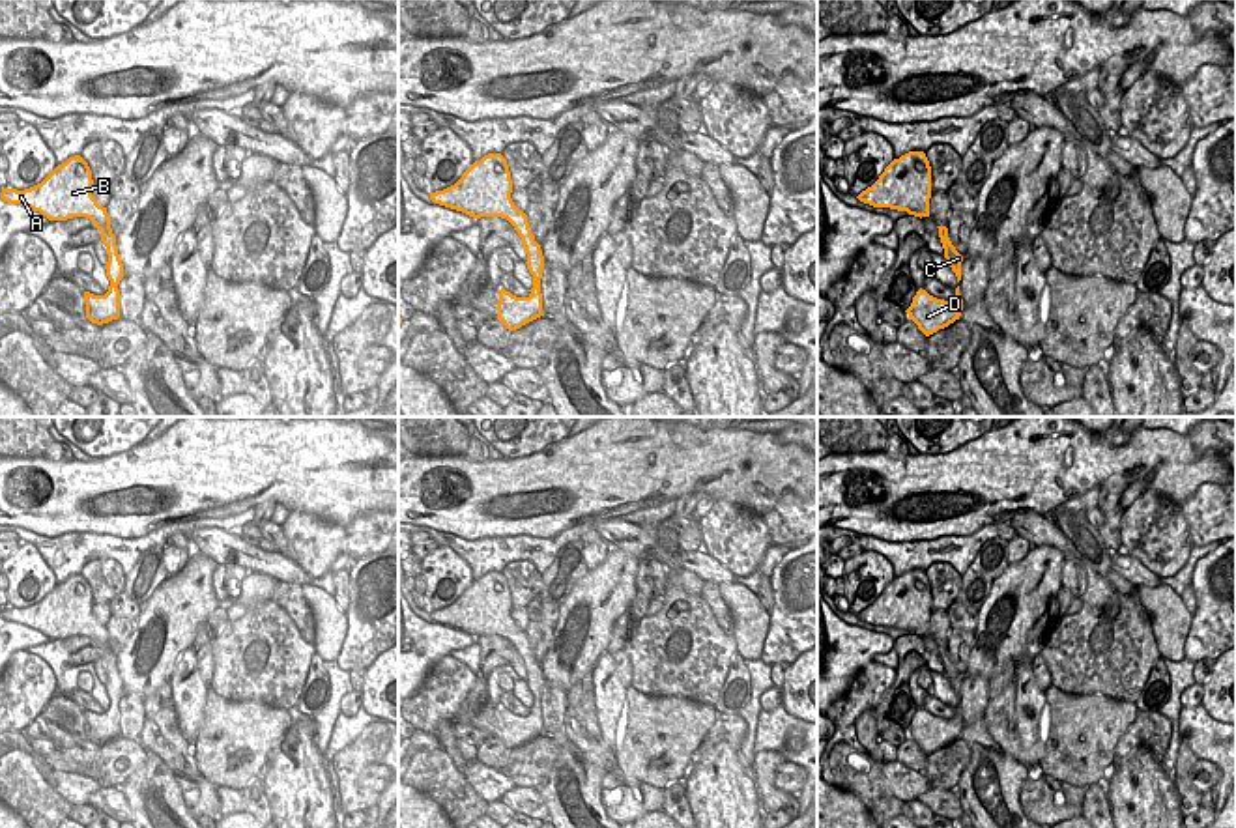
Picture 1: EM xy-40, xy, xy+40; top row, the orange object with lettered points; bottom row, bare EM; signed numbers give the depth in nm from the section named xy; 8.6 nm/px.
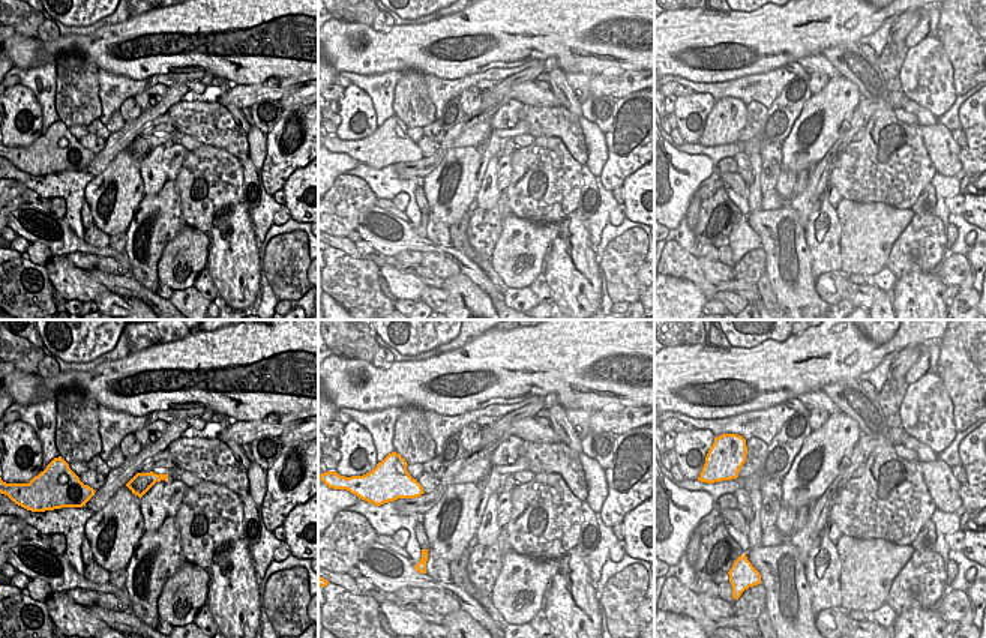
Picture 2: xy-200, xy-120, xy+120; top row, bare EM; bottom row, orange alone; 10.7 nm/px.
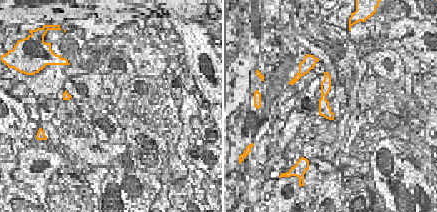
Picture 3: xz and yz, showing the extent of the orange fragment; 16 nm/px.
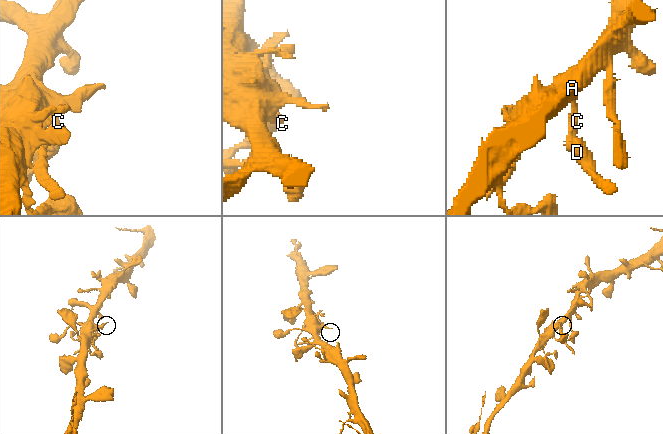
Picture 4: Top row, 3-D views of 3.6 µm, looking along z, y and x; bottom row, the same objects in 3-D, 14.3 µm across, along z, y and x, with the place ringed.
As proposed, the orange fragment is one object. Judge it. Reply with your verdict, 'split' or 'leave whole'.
leave whole

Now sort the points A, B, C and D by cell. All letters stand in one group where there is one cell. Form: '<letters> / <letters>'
A B C D

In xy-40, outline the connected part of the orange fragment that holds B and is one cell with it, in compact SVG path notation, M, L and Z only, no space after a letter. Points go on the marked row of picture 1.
M75 155L58 164L41 183L24 191L2 189L0 198L7 204L19 204L39 211L49 221L86 217L95 224L108 254L105 269L110 286L105 295L84 292L84 301L86 318L92 323L103 325L120 318L118 284L123 278L123 264L118 254L116 236L112 234L107 207L97 204L92 194L92 185L93 179L88 163L80 155Z

